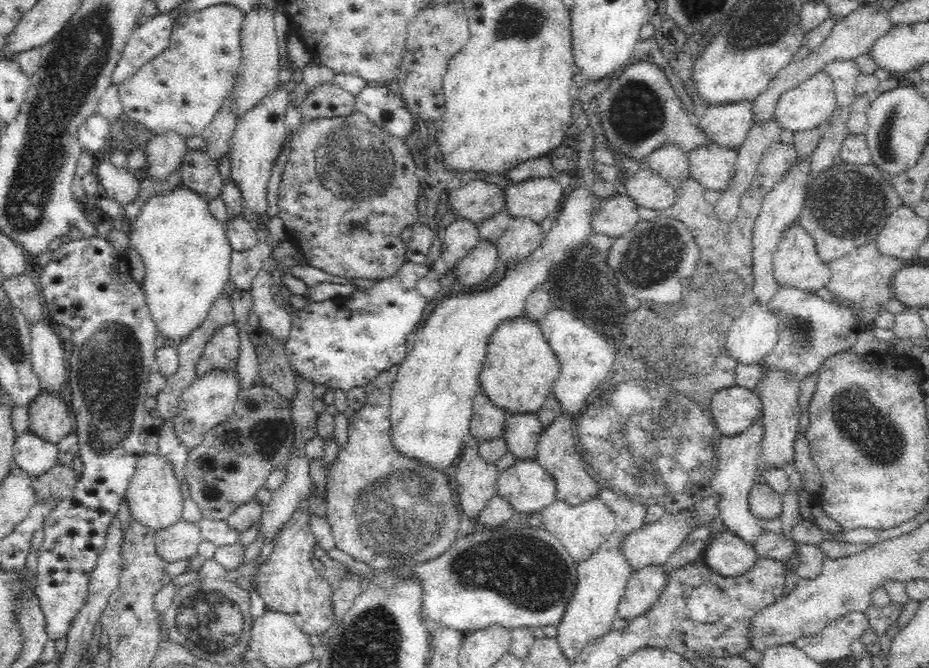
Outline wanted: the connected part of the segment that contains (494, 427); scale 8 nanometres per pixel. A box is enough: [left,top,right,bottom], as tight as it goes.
[469,392,507,440]

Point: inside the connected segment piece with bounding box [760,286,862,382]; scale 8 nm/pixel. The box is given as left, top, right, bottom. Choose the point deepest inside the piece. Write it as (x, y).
(812, 329)

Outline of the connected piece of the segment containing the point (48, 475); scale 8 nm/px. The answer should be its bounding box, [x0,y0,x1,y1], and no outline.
[32,463,78,500]

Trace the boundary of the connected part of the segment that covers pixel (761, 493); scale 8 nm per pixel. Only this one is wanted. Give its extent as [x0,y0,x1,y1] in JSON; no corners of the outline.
[750,482,783,520]

